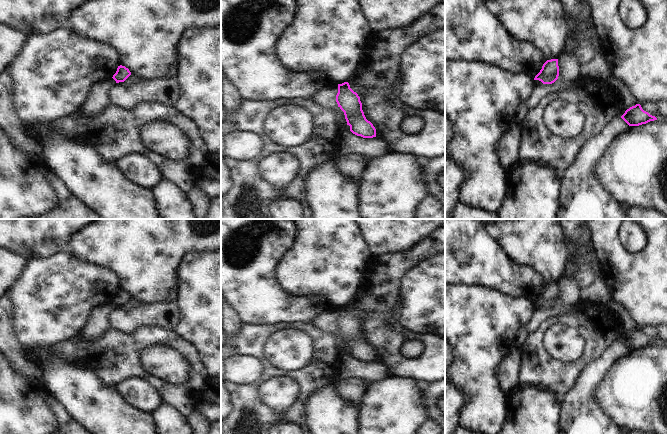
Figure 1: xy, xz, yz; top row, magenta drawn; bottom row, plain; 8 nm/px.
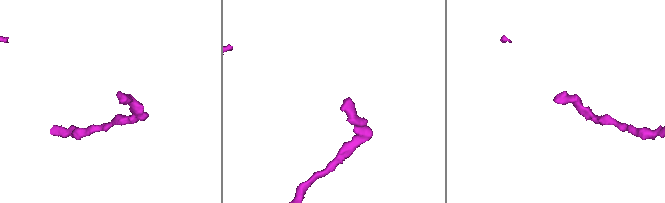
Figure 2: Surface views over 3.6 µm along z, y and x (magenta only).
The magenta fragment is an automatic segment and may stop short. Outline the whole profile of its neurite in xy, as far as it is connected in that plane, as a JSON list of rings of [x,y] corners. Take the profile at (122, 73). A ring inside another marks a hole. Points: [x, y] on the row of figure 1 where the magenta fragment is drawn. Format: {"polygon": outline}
{"polygon": [[[118,66],[116,73],[113,75],[113,79],[116,81],[116,83],[124,82],[129,76],[131,75],[131,72],[128,68],[125,66]]]}

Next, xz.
{"polygon": [[[348,82],[338,84],[336,102],[338,107],[344,112],[347,125],[350,126],[350,131],[353,134],[363,138],[376,137],[376,129],[366,119],[360,97],[350,88]]]}

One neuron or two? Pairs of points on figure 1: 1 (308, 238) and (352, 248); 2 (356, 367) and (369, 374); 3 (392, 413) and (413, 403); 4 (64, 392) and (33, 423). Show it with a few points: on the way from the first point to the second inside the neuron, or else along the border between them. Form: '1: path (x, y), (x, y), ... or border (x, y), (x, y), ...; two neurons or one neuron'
1: path (319, 238), (324, 238), (334, 248), (341, 248); one neuron
2: path (359, 369), (366, 371); one neuron
3: path (397, 408), (402, 403), (408, 403); one neuron
4: border (39, 374), (46, 390), (50, 394); two neurons

